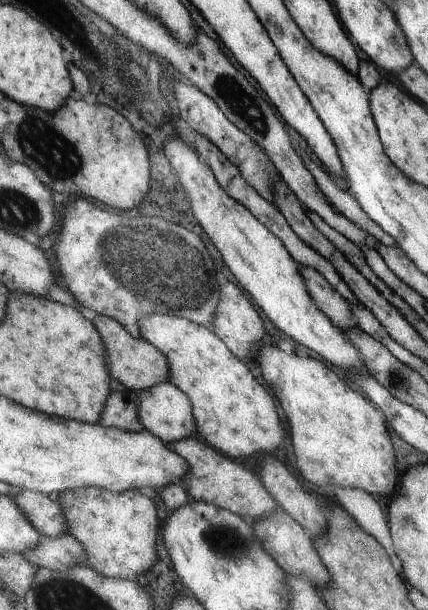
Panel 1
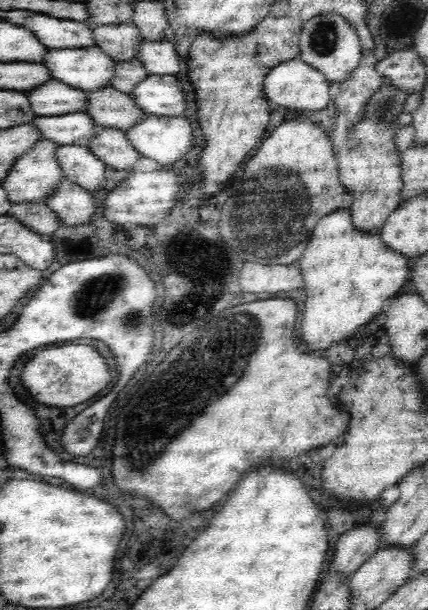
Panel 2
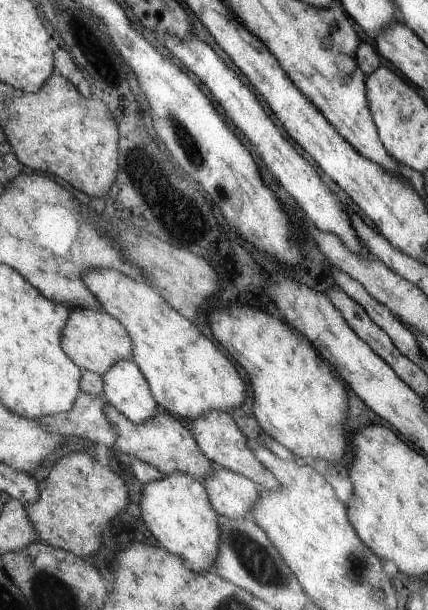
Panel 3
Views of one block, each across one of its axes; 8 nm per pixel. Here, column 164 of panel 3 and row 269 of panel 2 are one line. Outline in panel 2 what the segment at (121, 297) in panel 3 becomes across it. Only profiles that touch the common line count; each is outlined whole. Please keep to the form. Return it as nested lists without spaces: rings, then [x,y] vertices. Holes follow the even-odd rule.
[[[350,209],[335,210],[333,213],[322,217],[314,227],[308,246],[297,261],[300,267],[300,273],[306,278],[306,296],[308,296],[308,300],[304,302],[302,344],[304,344],[308,350],[326,350],[326,348],[330,348],[330,346],[336,346],[336,344],[340,344],[342,340],[354,336],[353,334],[358,330],[358,326],[367,324],[371,322],[375,316],[380,315],[387,307],[388,301],[394,298],[398,292],[402,290],[402,286],[406,284],[406,280],[409,280],[410,266],[412,265],[411,261],[406,259],[406,257],[396,254],[392,249],[386,248],[386,245],[382,244],[380,233],[362,233],[362,231],[354,228],[354,226],[352,226],[352,217],[350,217]]]

